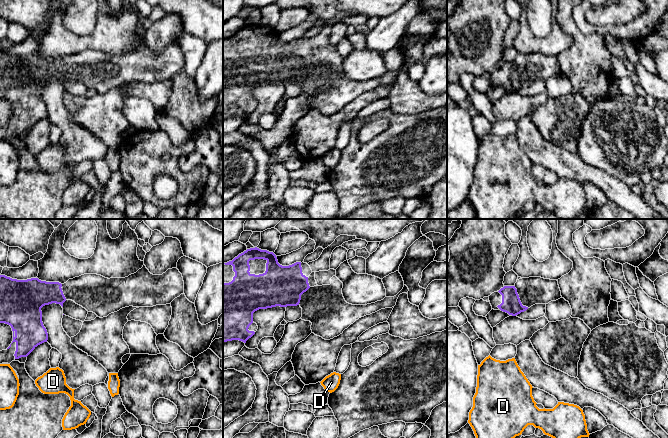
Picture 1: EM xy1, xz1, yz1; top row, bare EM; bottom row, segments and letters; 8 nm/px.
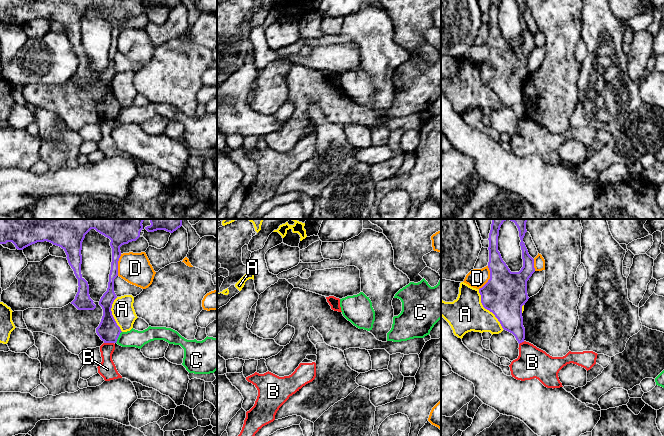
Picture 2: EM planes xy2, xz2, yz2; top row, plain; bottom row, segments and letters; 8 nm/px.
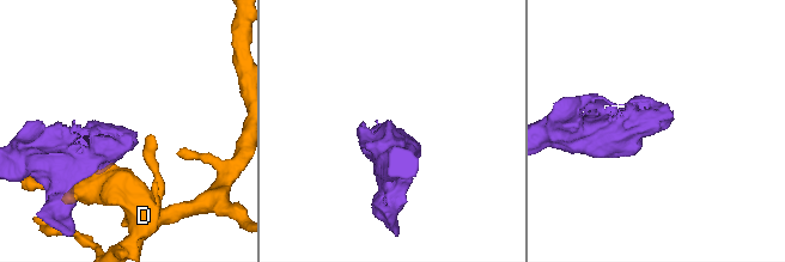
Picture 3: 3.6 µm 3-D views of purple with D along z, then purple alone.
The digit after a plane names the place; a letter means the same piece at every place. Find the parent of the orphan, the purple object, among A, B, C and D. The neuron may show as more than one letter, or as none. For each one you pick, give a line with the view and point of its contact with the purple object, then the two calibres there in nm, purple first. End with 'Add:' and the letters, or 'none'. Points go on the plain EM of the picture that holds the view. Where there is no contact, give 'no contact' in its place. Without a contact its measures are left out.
Add: none

